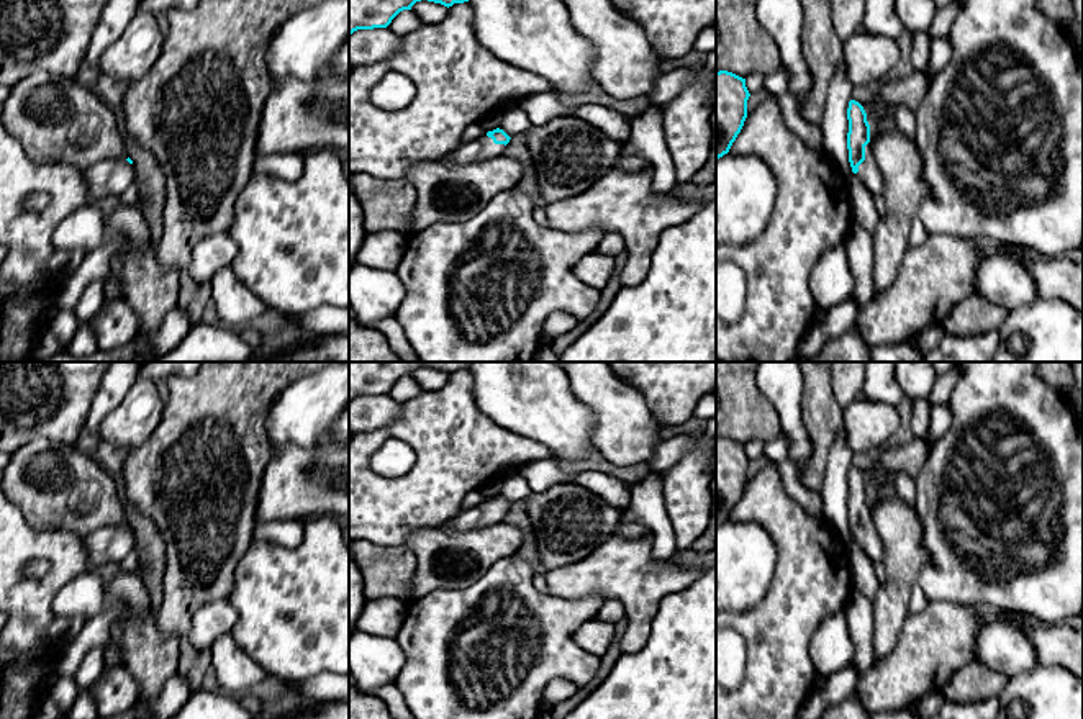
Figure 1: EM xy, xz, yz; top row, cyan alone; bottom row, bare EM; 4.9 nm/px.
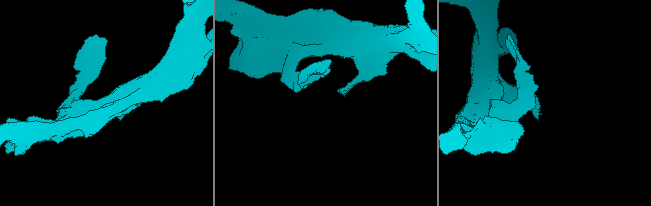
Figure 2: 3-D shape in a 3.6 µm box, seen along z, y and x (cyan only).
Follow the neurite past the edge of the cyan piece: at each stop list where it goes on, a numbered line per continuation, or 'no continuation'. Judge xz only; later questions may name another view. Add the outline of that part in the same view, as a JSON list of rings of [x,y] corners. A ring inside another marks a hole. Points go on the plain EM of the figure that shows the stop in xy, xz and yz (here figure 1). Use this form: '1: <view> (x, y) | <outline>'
1: xz (484, 515) | [[[485,501],[475,508],[462,509],[452,521],[449,521],[449,527],[455,531],[485,527],[503,522],[505,514],[505,511],[495,511],[493,506]]]

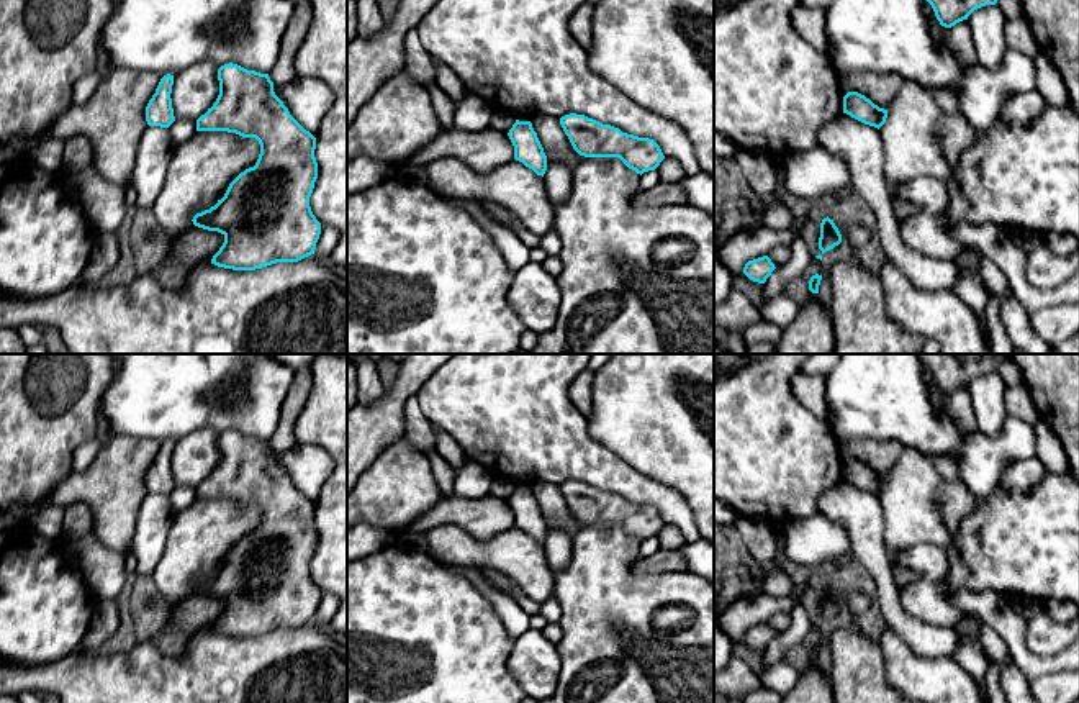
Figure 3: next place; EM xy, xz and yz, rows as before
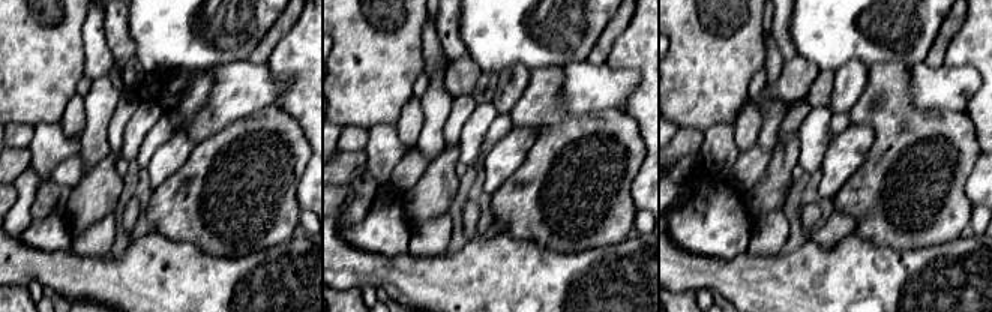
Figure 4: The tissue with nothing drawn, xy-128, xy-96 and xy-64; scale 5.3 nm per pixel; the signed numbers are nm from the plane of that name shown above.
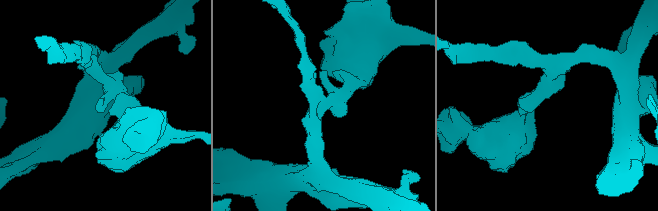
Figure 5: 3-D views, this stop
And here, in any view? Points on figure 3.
no continuation

